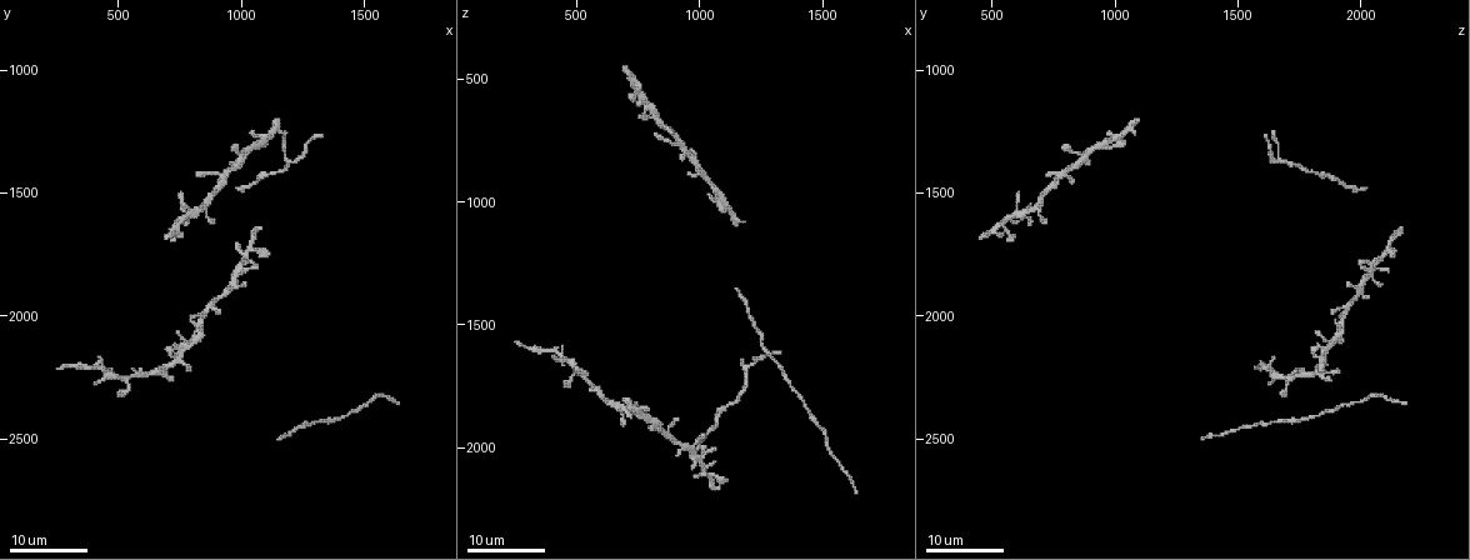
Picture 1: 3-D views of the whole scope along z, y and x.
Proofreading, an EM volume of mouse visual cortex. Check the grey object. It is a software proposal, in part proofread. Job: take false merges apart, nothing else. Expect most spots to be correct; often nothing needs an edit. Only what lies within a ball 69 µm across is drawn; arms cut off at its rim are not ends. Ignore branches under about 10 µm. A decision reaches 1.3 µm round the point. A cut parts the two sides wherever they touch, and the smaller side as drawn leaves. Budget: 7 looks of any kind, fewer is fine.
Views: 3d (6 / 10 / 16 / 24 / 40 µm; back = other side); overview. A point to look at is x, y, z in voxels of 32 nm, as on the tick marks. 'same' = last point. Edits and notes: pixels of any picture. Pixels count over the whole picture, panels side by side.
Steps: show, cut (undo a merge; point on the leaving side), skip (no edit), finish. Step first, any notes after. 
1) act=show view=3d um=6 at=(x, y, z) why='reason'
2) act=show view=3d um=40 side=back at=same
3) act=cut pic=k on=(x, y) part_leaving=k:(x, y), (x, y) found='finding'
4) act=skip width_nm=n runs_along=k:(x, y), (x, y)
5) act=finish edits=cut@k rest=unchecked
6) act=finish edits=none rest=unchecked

act=show view=3d um=24 at=(1430, 2400, 1860) why='calibre changes'

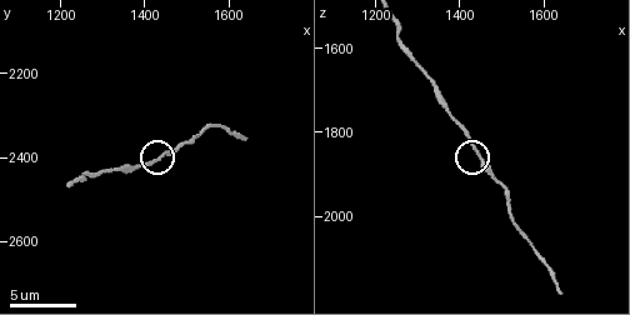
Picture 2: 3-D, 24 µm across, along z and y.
act=show view=3d um=10 at=(1445, 2395, 1845) why='zoom in'

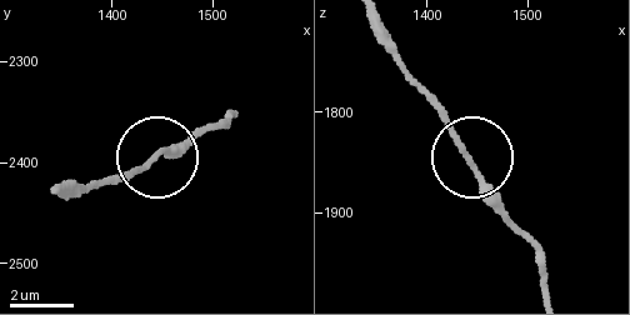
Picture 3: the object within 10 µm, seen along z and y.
act=skip found='all the same neuron'

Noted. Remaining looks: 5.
act=show view=3d um=24 at=(840, 2080, 1920) why='three-way junction'

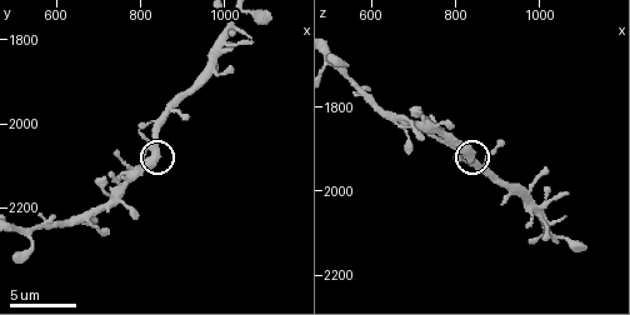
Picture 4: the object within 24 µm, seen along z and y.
act=show view=3d um=10 at=(840, 2075, 1920) why='zoom in'

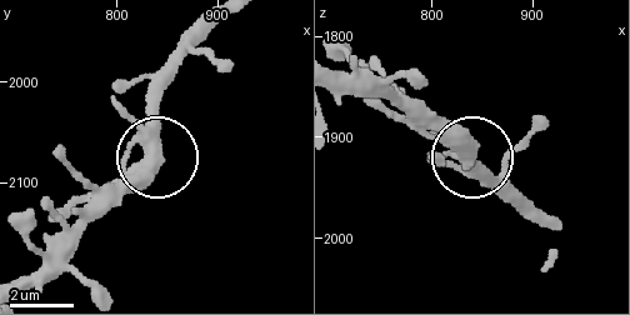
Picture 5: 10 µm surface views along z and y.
act=skip found='all the same neuron'

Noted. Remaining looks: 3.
act=show view=3d um=24 at=(760, 2190, 1840) why='branch point'

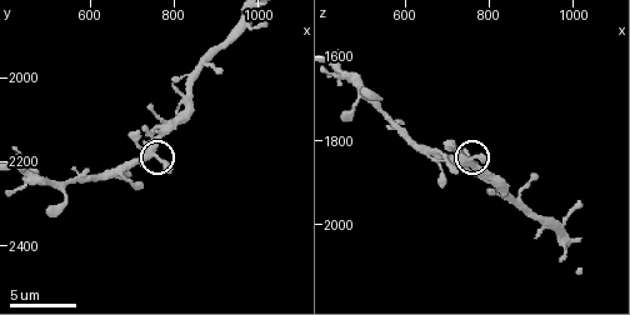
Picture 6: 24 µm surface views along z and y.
act=show view=3d um=6 at=same why='zoom in'

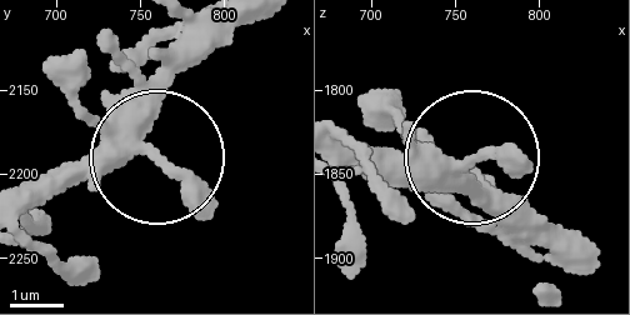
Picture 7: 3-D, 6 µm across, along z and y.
act=skip width_nm=360 runs_along=7:(228, 26), (165, 93), (146, 160), (30, 174) found='all the same neuron'

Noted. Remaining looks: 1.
act=show view=3d um=6 at=(530, 2260, 1705) why='calibre changes'

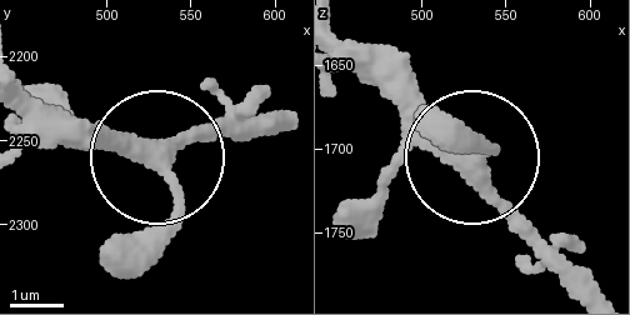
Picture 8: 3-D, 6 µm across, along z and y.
act=skip runs_along=8:(593, 293), (355, 43) found='continuous, no second neuron'

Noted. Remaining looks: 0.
act=finish edits=none rest=unchecked

